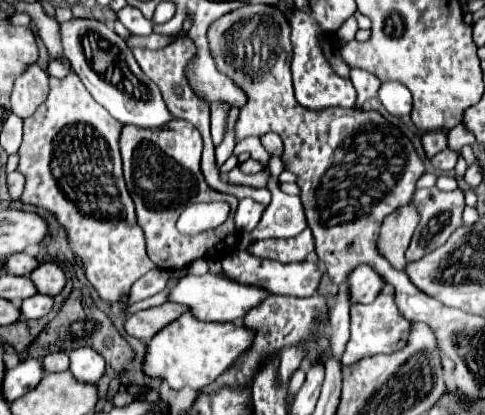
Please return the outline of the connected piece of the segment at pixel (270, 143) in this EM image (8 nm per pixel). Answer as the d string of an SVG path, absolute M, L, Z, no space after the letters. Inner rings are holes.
M266 133L260 137L264 149L270 153L270 155L282 155L284 153L284 145L280 141L280 137L276 133Z

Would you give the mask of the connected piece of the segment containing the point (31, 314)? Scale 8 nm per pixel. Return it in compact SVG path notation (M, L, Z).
M34 295L34 297L28 297L24 299L22 303L22 315L26 319L40 319L40 317L46 317L54 307L54 299L48 297L48 295Z

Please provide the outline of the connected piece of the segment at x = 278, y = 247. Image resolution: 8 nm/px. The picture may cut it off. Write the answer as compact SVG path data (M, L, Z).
M304 229L300 235L292 239L264 239L254 243L248 251L258 257L278 259L282 263L304 261L314 250L314 238L311 229Z

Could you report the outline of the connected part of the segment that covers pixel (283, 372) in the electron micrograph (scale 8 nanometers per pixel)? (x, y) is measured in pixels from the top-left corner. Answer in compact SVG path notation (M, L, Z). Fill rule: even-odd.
M292 347L292 349L284 349L280 353L280 367L278 367L278 385L284 385L290 381L292 373L300 367L304 359L304 351L298 349L298 347Z

